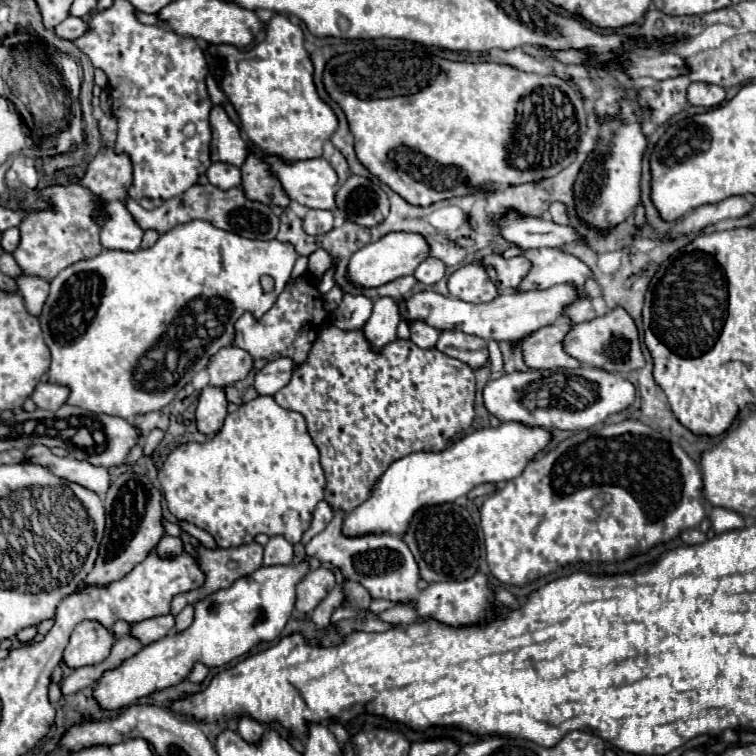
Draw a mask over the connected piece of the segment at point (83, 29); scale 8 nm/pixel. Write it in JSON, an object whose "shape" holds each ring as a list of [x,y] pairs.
{"shape":[[[68,17],[54,31],[56,31],[56,35],[60,35],[64,39],[74,41],[76,37],[82,37],[84,33],[88,33],[90,25],[84,19],[80,19],[80,17]]]}

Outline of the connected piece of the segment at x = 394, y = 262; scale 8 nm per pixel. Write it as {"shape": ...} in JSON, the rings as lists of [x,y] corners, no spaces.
{"shape":[[[388,233],[376,243],[370,243],[356,251],[352,255],[352,261],[348,263],[348,281],[354,287],[372,289],[382,287],[390,281],[396,281],[400,277],[412,275],[414,269],[428,257],[428,243],[418,233]]]}

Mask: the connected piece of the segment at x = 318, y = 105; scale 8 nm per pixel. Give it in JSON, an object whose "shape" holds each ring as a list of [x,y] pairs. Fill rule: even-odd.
{"shape":[[[274,15],[274,19],[266,25],[264,41],[250,47],[250,51],[240,51],[232,45],[210,45],[208,51],[212,57],[226,61],[222,89],[232,101],[240,117],[242,131],[252,141],[252,145],[256,145],[266,155],[280,157],[286,163],[322,157],[322,147],[336,131],[338,119],[330,105],[326,105],[316,91],[314,67],[308,51],[304,49],[304,31],[300,25],[294,25],[286,15]]]}

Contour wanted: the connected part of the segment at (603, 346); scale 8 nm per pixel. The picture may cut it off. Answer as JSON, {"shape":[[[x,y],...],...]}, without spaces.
{"shape":[[[616,307],[616,309],[608,311],[606,315],[596,317],[592,321],[574,325],[564,339],[564,349],[572,357],[582,361],[584,365],[600,367],[608,373],[622,373],[624,375],[624,373],[630,373],[634,369],[644,367],[644,355],[640,349],[638,329],[636,329],[632,317],[622,307]]]}

